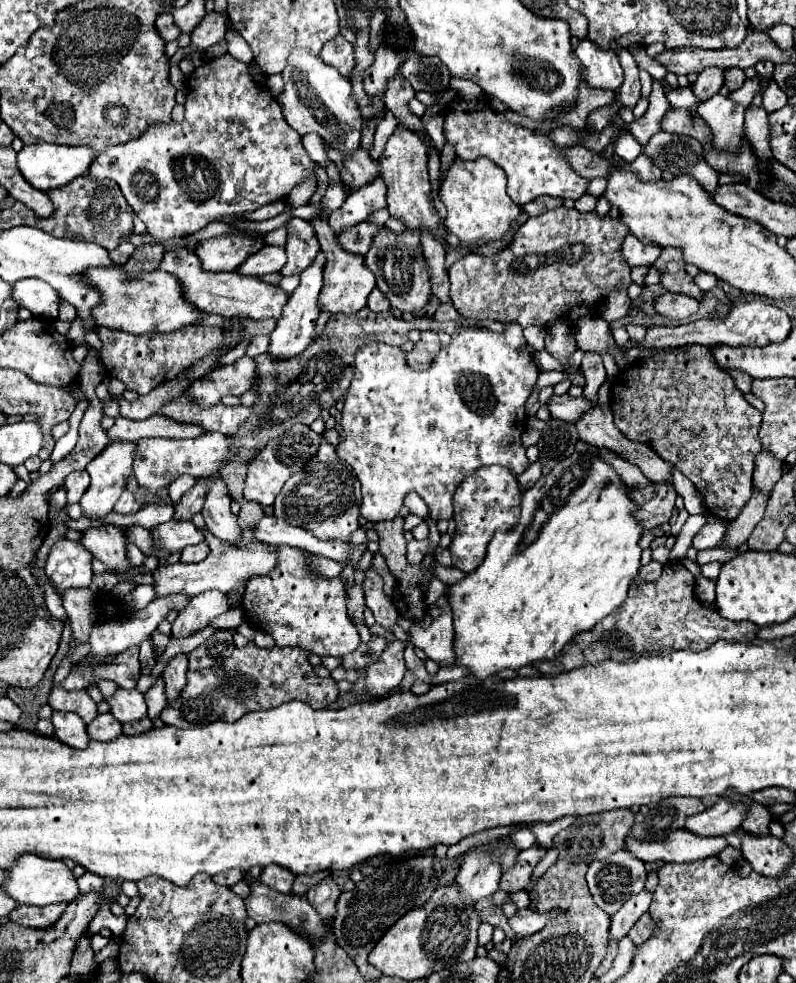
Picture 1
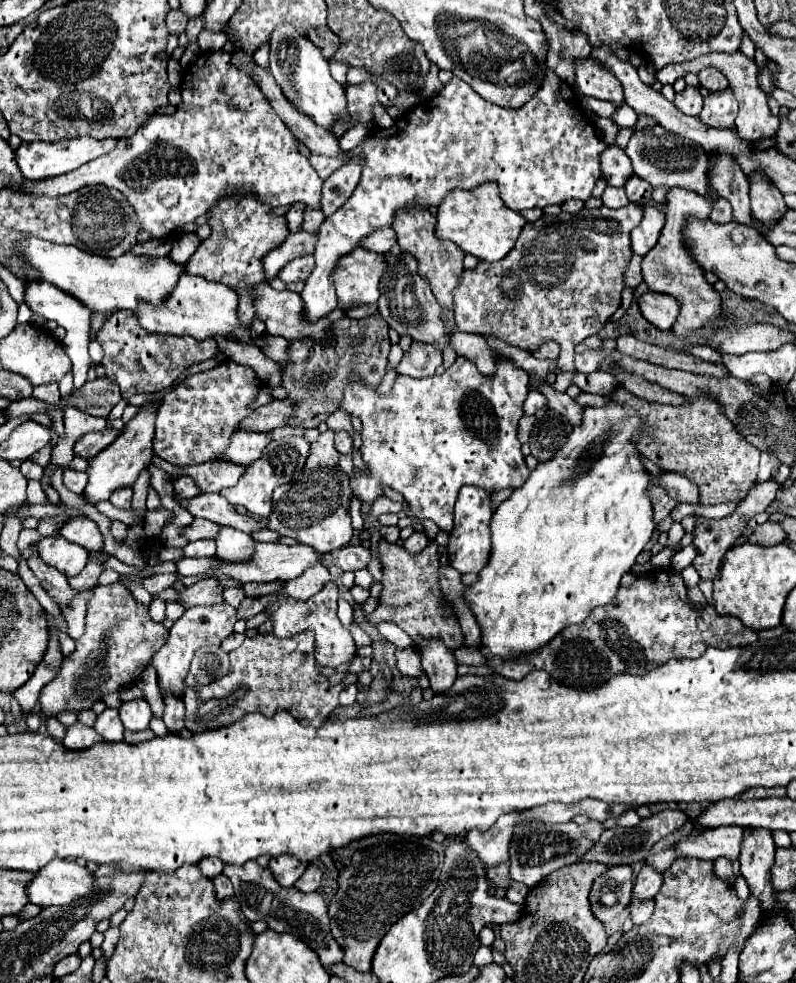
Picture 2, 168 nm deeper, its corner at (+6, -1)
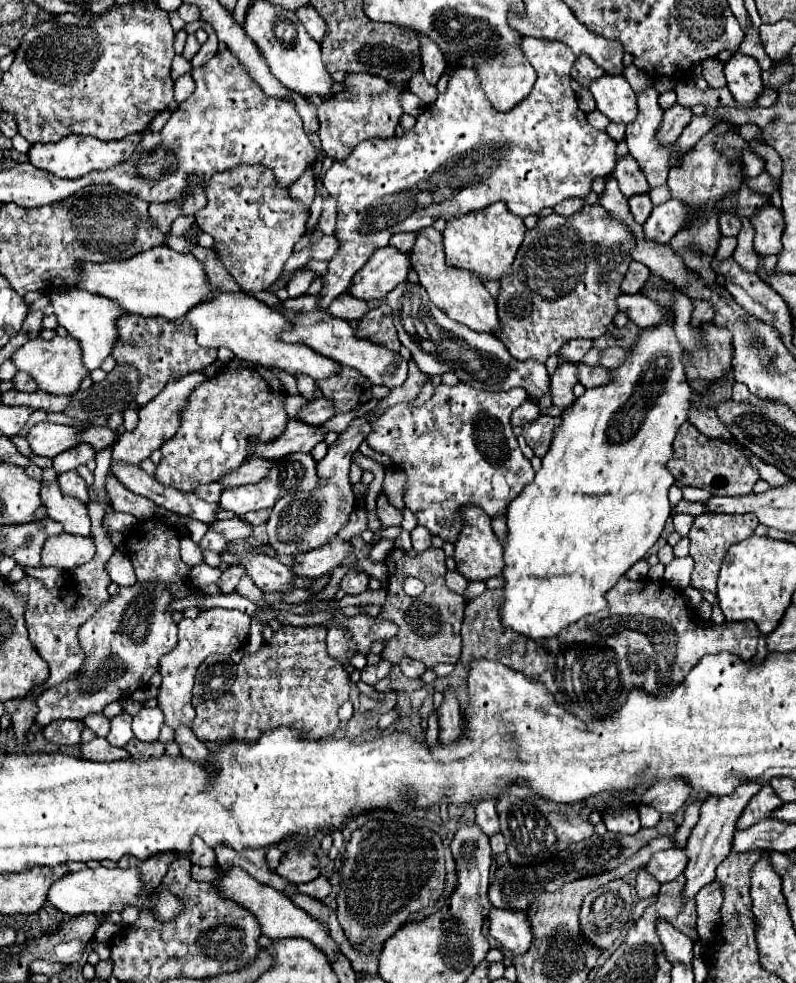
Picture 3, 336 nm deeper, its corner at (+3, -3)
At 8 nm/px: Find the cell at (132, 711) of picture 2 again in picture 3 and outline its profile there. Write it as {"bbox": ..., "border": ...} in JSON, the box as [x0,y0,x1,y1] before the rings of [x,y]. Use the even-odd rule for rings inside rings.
{"bbox":[133,707,163,741],"border":[[[143,707],[133,717],[133,735],[141,741],[157,741],[159,731],[163,725],[163,713],[159,707]]]}

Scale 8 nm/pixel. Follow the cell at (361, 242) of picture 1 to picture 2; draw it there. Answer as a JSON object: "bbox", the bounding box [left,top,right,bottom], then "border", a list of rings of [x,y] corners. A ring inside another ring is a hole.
{"bbox":[362,229,396,253],"border":[[[394,229],[374,231],[374,235],[370,235],[370,239],[364,239],[364,241],[362,241],[362,247],[364,247],[364,249],[382,251],[382,253],[388,253],[394,245],[396,245],[396,231],[394,231]]]}

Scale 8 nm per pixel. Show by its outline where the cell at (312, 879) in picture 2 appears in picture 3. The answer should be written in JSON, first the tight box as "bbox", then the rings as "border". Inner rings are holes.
{"bbox":[299,875,331,901],"border":[[[319,875],[317,879],[313,879],[313,881],[309,881],[309,883],[301,883],[301,885],[299,885],[299,891],[321,901],[321,899],[325,899],[325,897],[329,895],[331,885],[329,885],[329,881],[327,881],[323,875]]]}

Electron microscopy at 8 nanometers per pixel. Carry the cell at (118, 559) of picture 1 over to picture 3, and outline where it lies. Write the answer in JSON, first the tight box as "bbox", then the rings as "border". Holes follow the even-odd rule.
{"bbox":[41,483,91,535],"border":[[[51,483],[41,489],[43,505],[47,507],[47,515],[59,523],[63,523],[65,533],[69,535],[91,535],[91,521],[87,515],[87,505],[75,497],[67,497],[59,491],[57,483]]]}

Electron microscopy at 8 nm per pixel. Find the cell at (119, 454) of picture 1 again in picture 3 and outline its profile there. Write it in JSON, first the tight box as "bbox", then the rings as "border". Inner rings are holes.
{"bbox":[111,373,207,465],"border":[[[189,373],[177,381],[169,381],[169,385],[165,385],[165,389],[153,399],[149,401],[145,407],[139,409],[139,425],[135,431],[125,431],[119,441],[113,447],[113,459],[111,465],[115,463],[129,463],[129,465],[139,465],[143,459],[149,459],[151,453],[155,449],[161,447],[163,441],[171,439],[179,427],[179,413],[189,397],[189,393],[203,383],[207,377],[203,373]]]}

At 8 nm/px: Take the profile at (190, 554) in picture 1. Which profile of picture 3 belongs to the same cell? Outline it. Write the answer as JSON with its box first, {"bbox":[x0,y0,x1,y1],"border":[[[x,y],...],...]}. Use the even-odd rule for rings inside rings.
{"bbox":[199,531,227,553],"border":[[[207,531],[205,537],[203,537],[201,543],[199,543],[201,549],[211,549],[211,551],[215,551],[215,553],[223,553],[225,545],[227,545],[225,537],[223,537],[221,533],[213,533],[213,531]]]}

